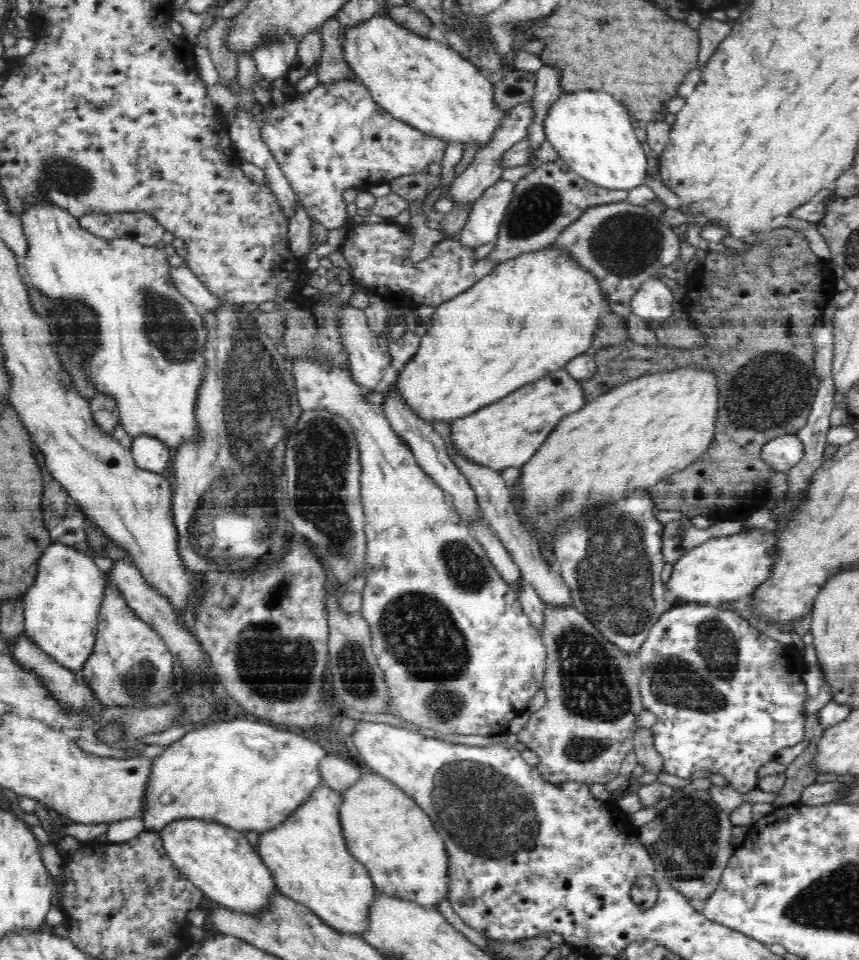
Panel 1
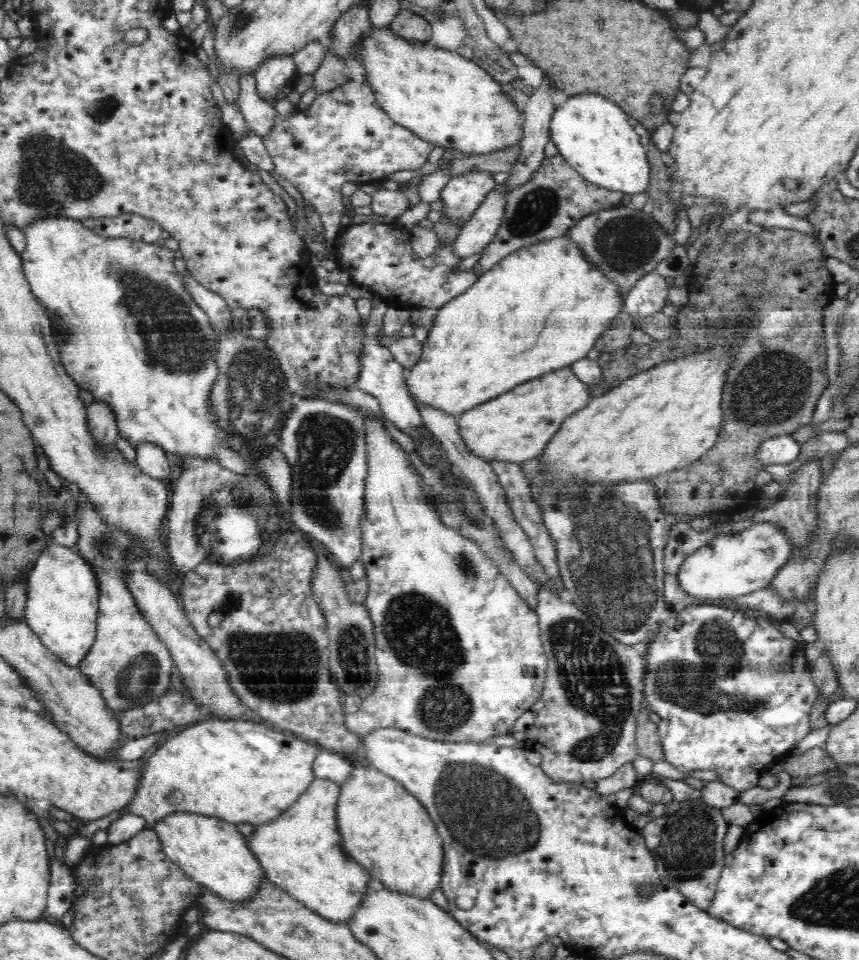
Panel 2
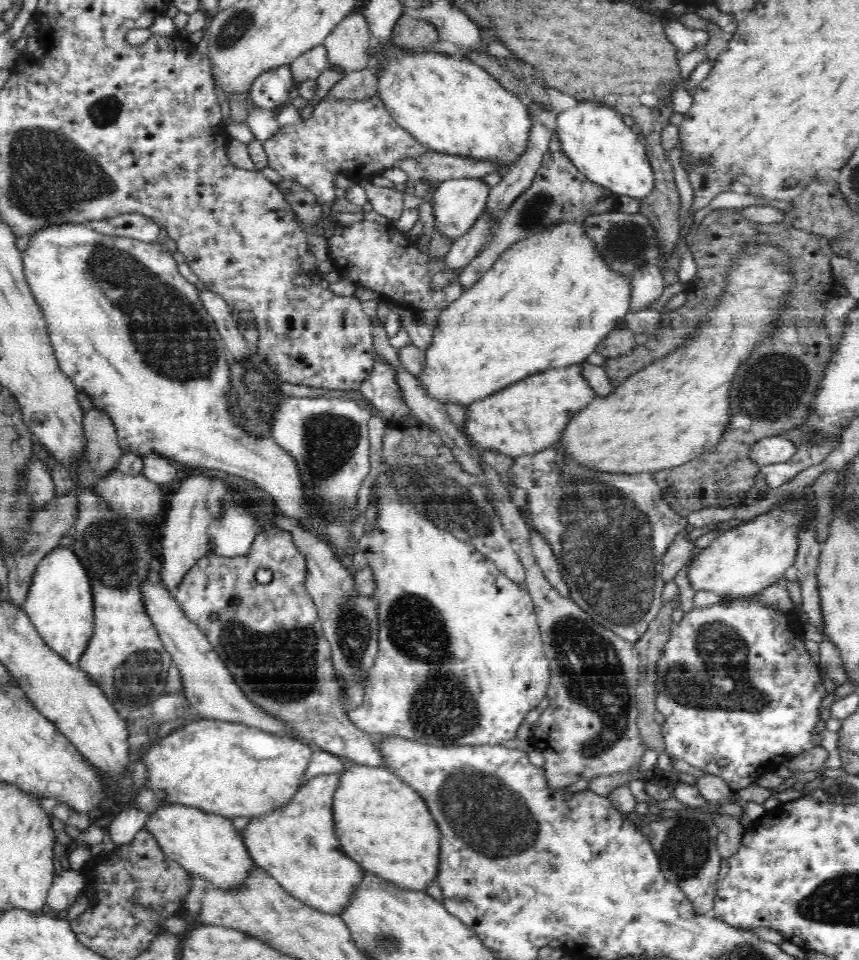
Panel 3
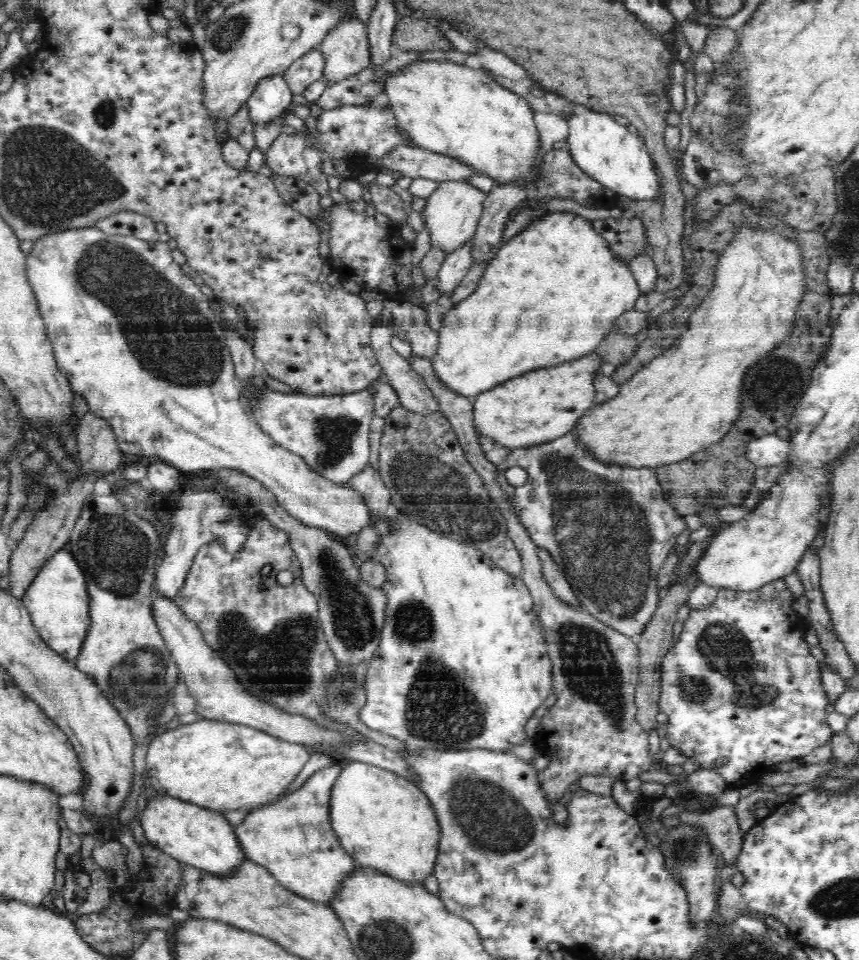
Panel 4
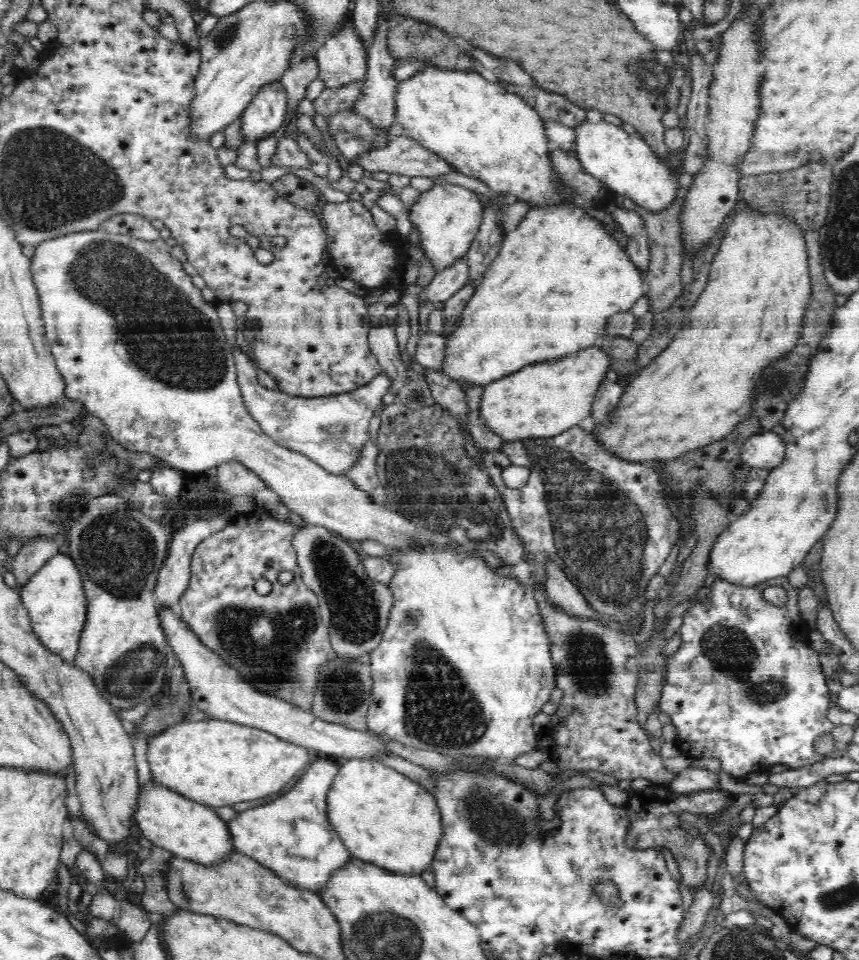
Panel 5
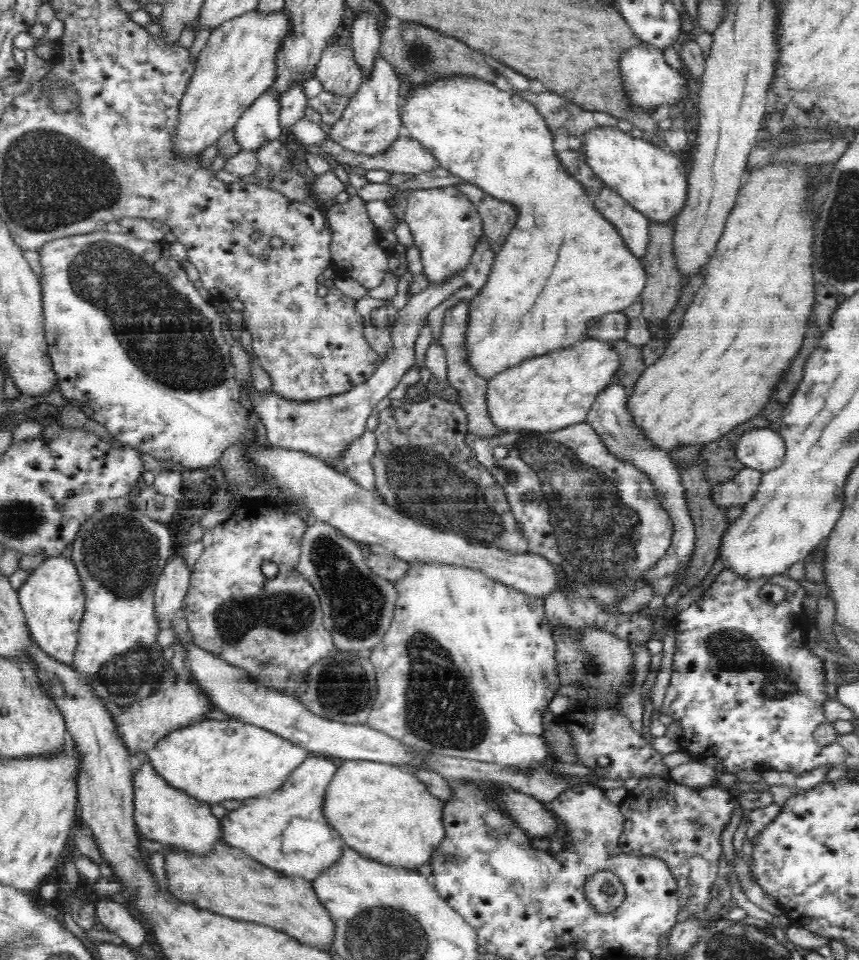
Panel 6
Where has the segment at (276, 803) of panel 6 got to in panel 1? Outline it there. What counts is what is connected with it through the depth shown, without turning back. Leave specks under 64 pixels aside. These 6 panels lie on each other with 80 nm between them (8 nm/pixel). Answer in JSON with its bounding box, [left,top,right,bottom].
[257,782,378,936]

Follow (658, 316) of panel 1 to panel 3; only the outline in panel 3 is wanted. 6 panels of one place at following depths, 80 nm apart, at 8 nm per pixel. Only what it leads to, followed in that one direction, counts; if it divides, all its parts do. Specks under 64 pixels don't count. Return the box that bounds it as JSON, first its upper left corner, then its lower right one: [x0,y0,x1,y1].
[629,263,666,312]

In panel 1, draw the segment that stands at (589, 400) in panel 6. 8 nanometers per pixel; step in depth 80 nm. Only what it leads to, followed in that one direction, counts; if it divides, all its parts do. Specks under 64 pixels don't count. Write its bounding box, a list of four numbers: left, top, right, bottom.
[452,368,587,473]

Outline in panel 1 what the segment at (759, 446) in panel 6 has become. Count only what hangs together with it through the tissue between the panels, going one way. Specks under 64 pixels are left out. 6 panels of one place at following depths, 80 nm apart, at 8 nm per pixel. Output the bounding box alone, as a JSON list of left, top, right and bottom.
[761,434,804,473]

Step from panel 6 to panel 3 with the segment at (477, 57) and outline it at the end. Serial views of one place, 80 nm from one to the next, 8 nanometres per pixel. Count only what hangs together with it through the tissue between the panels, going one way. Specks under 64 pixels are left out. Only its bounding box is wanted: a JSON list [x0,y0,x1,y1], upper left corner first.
[392,12,439,50]

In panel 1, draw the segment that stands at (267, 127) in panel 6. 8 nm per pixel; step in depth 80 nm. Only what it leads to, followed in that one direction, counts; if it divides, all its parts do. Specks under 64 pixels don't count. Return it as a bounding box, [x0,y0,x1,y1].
[254,36,299,88]

